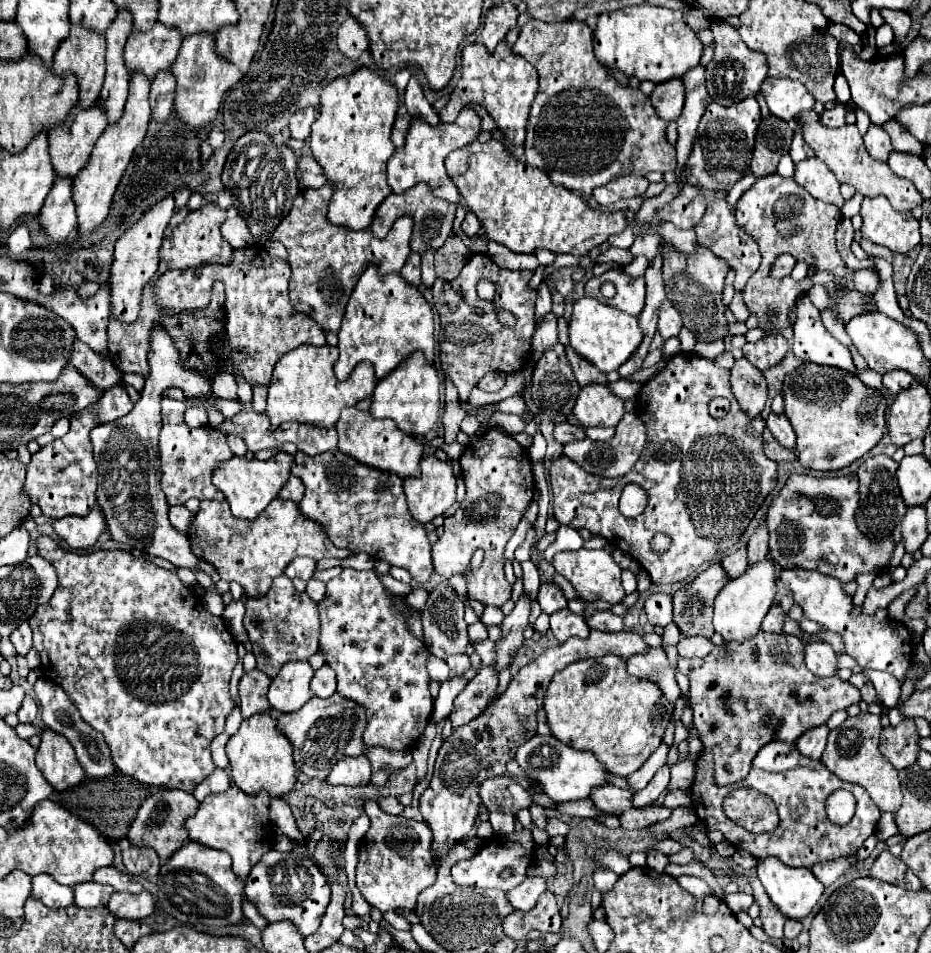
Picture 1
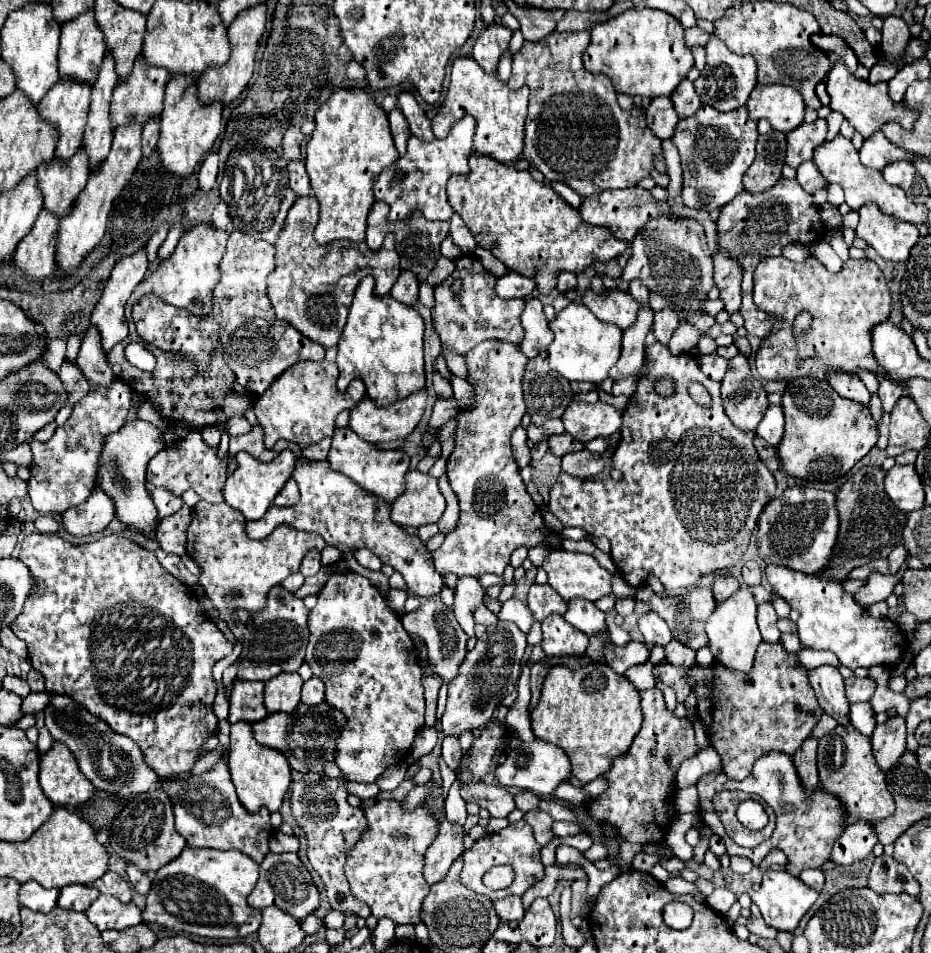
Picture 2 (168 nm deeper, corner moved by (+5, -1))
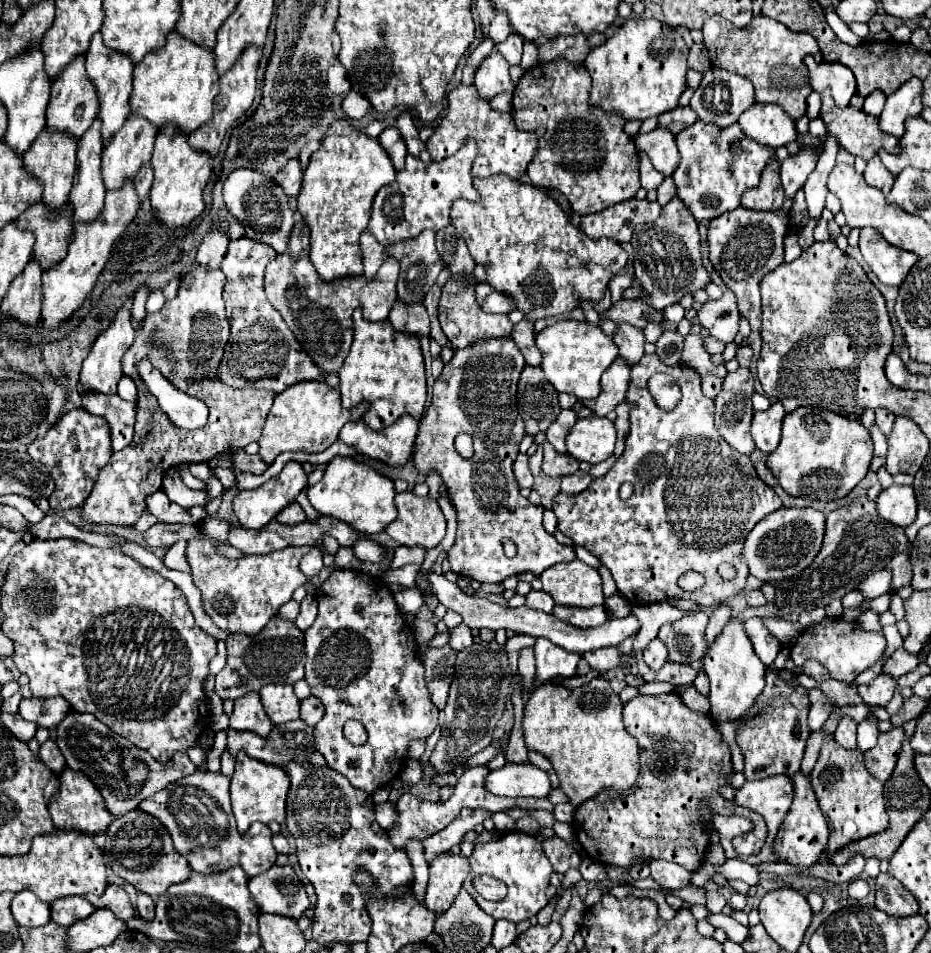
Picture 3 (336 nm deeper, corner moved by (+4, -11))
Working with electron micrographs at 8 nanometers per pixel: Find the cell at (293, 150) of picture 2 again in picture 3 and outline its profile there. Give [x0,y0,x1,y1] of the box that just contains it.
[279,160,303,198]

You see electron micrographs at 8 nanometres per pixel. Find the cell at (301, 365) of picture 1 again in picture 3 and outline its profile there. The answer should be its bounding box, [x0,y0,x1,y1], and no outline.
[259,382,369,464]

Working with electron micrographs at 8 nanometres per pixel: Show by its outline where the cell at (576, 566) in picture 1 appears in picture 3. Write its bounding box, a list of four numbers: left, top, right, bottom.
[539,560,605,608]

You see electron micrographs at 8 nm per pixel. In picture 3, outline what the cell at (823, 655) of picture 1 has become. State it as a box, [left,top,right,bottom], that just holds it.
[835,716,857,750]

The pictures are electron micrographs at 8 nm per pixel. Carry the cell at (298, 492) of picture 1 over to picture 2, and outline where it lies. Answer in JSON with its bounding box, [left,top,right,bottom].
[274,478,300,506]

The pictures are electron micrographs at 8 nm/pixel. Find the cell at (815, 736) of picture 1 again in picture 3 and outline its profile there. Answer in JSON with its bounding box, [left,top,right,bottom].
[773,772,829,866]

